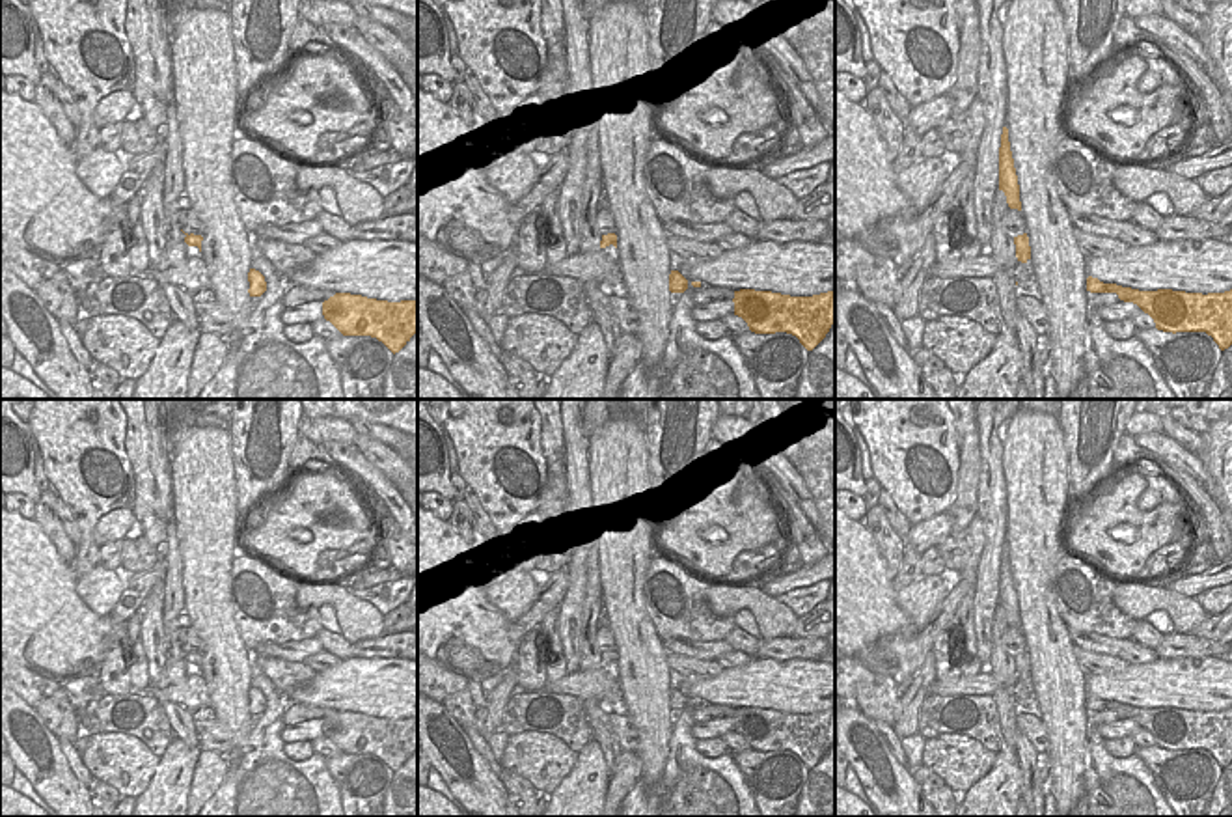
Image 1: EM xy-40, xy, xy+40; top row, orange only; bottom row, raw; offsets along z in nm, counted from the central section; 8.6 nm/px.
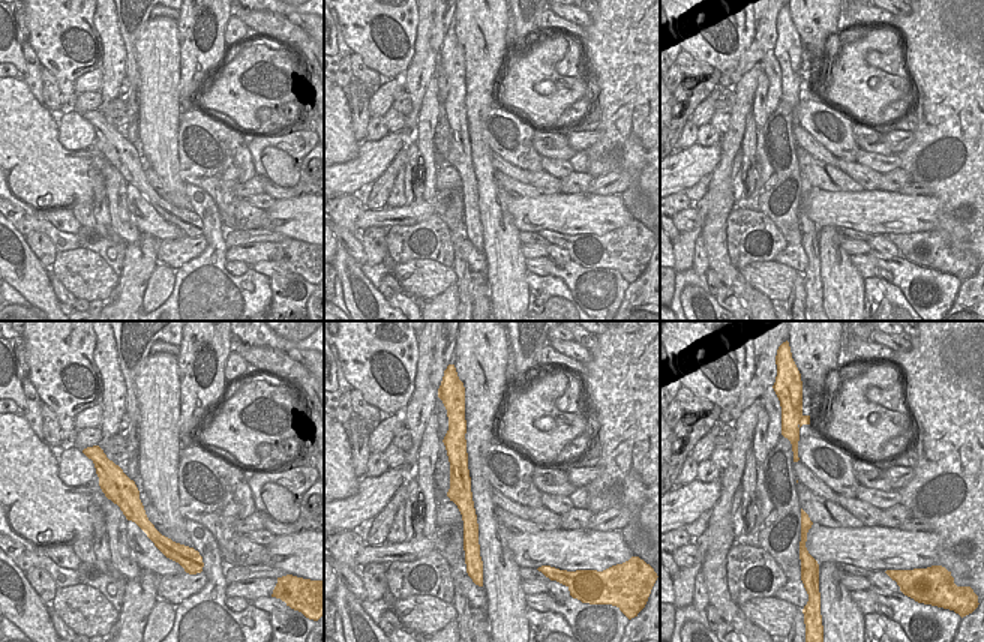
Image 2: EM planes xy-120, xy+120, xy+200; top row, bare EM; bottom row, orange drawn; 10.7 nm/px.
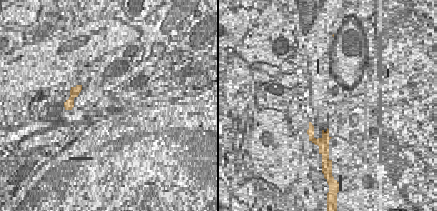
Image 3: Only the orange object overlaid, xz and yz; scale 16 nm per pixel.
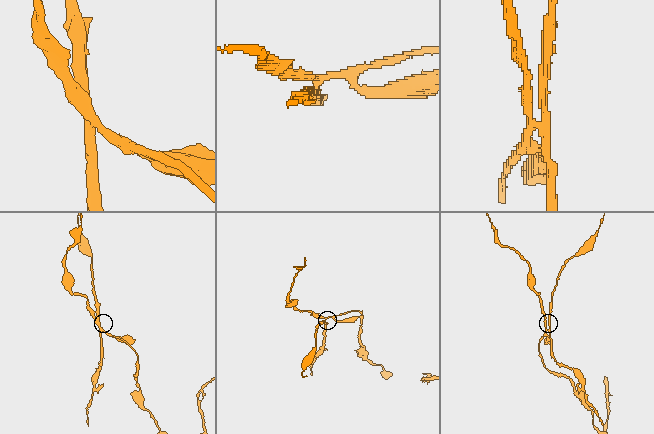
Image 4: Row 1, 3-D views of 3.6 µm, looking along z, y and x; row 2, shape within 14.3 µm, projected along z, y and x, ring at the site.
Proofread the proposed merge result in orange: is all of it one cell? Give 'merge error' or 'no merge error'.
merge error

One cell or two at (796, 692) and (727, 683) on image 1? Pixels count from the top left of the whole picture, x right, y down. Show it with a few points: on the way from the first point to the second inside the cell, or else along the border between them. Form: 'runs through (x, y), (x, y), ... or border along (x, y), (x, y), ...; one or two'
runs through (780, 685), (744, 685); one

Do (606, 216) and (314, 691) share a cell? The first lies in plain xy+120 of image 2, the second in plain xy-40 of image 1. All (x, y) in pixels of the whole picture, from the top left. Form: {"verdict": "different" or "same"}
{"verdict": "same"}

